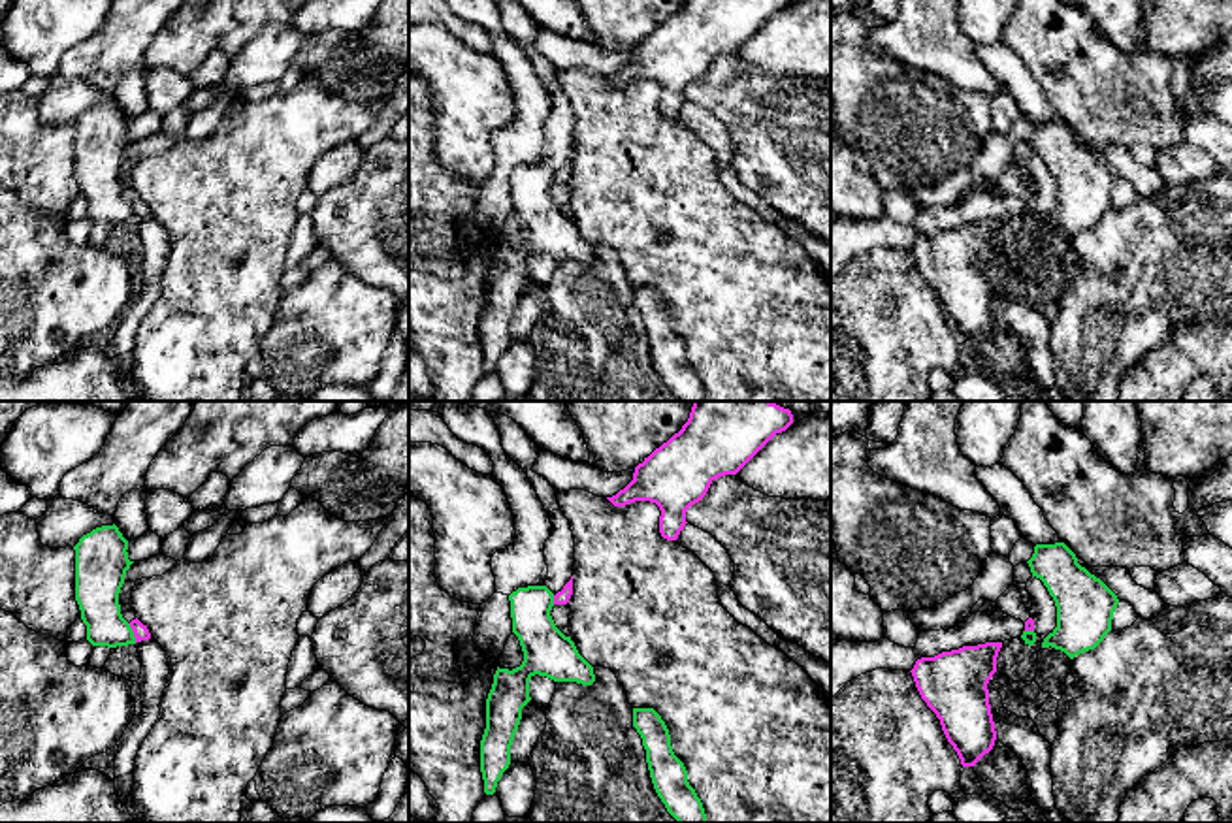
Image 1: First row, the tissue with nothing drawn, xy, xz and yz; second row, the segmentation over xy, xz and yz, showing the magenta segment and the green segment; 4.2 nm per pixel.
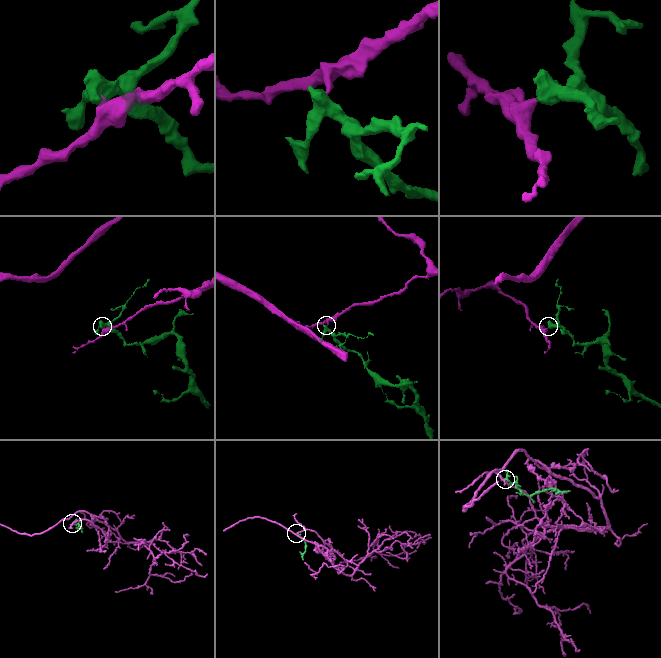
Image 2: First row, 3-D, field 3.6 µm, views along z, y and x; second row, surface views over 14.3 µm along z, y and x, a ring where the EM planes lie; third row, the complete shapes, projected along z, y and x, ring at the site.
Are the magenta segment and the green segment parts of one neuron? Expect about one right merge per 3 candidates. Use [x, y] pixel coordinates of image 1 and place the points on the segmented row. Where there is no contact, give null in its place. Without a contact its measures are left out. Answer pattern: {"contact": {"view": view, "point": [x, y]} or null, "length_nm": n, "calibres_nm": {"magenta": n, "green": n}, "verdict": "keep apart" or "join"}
{"contact": {"view": "xy", "point": [134, 633]}, "length_nm": 90, "calibres_nm": {"magenta": 60, "green": 190}, "verdict": "keep apart"}

